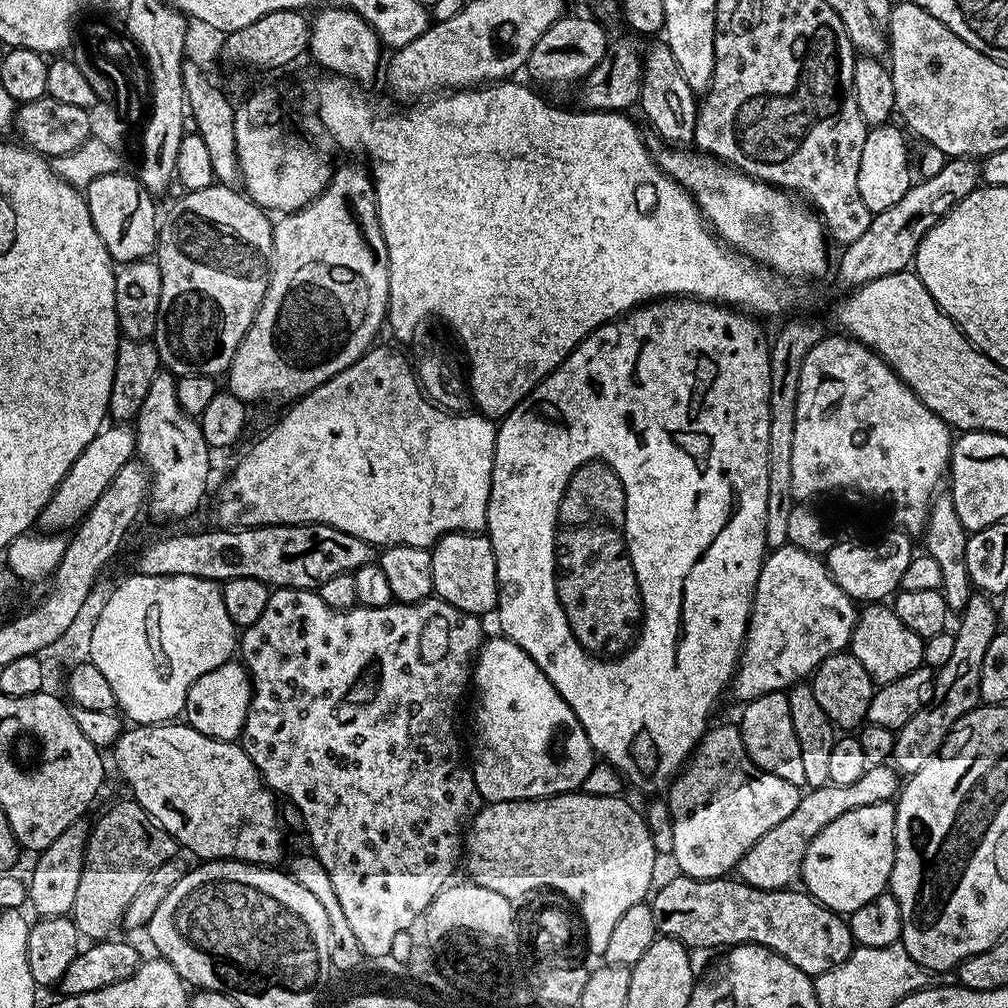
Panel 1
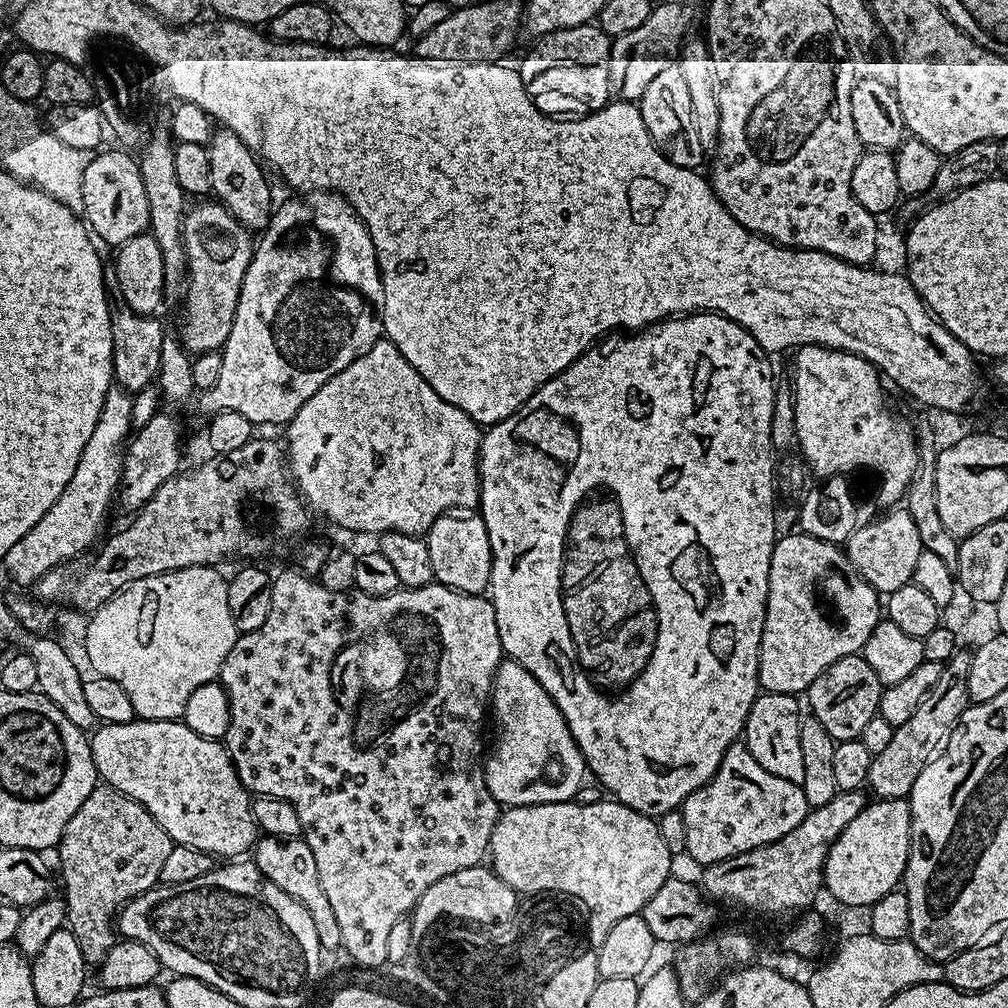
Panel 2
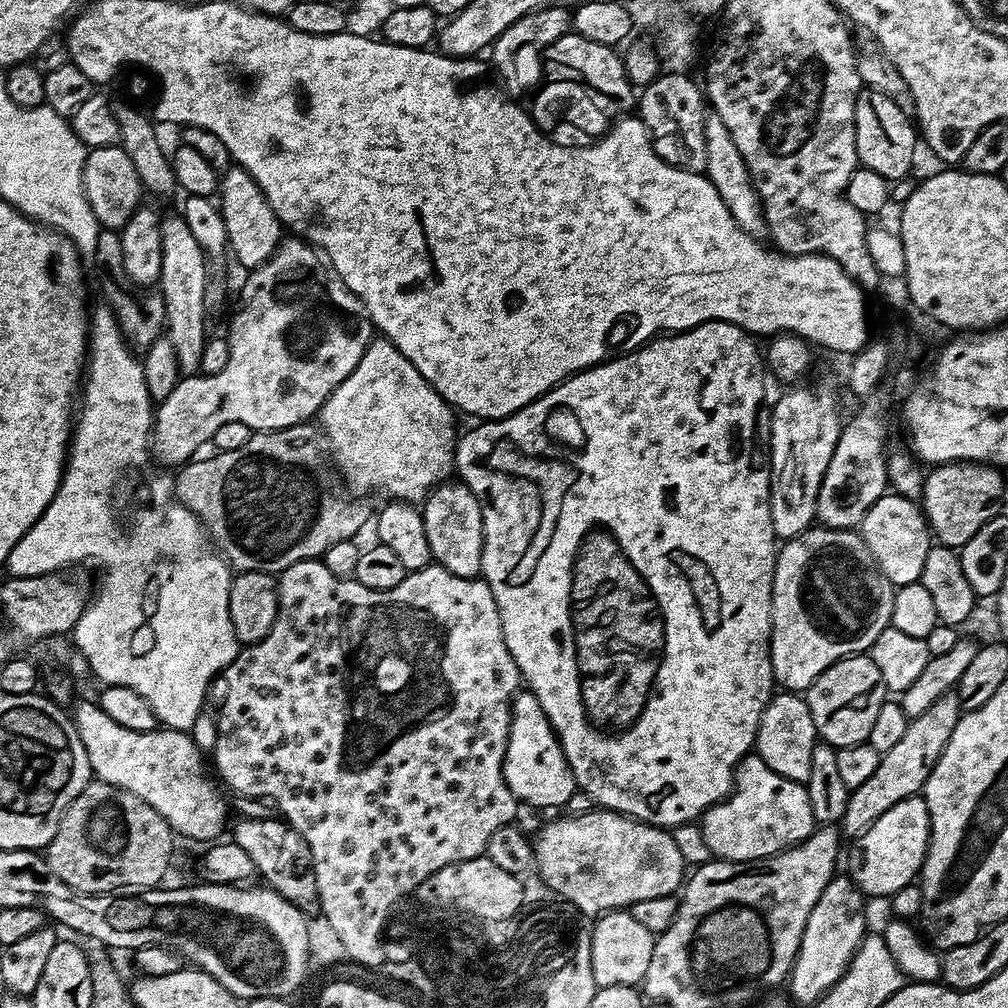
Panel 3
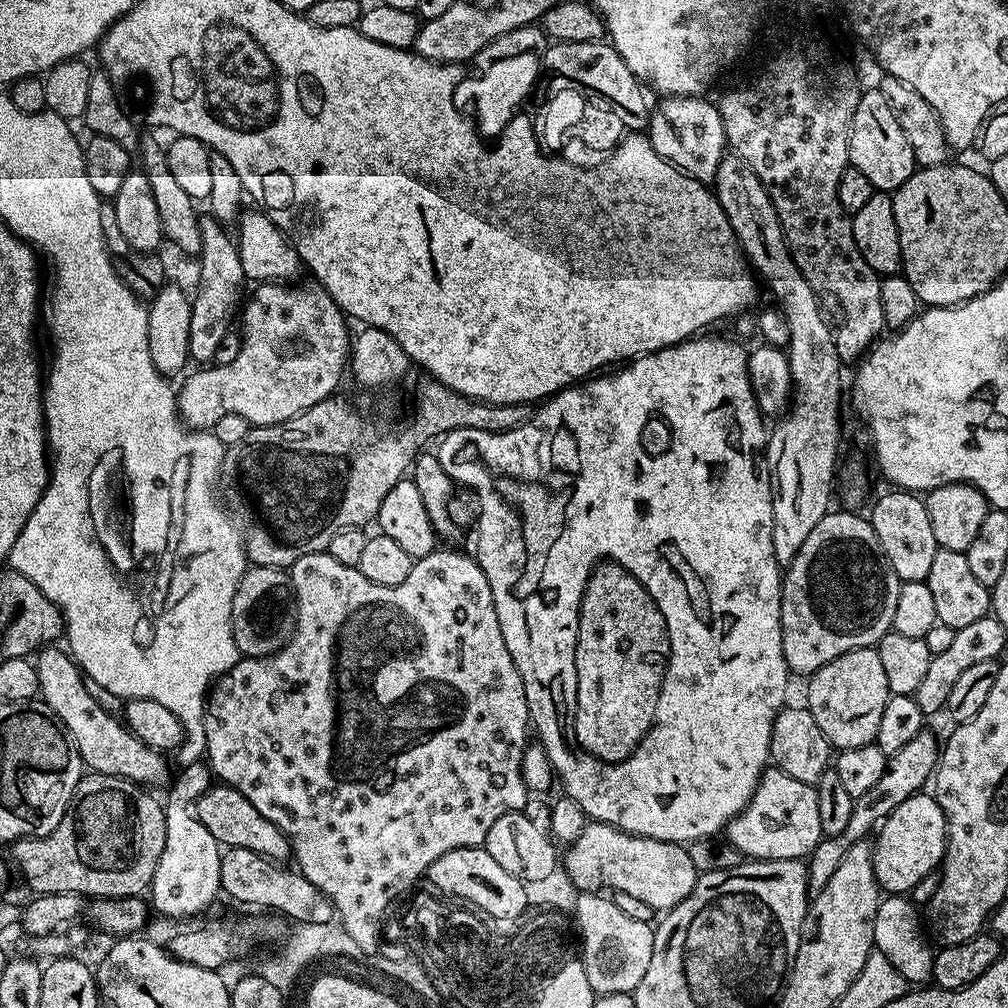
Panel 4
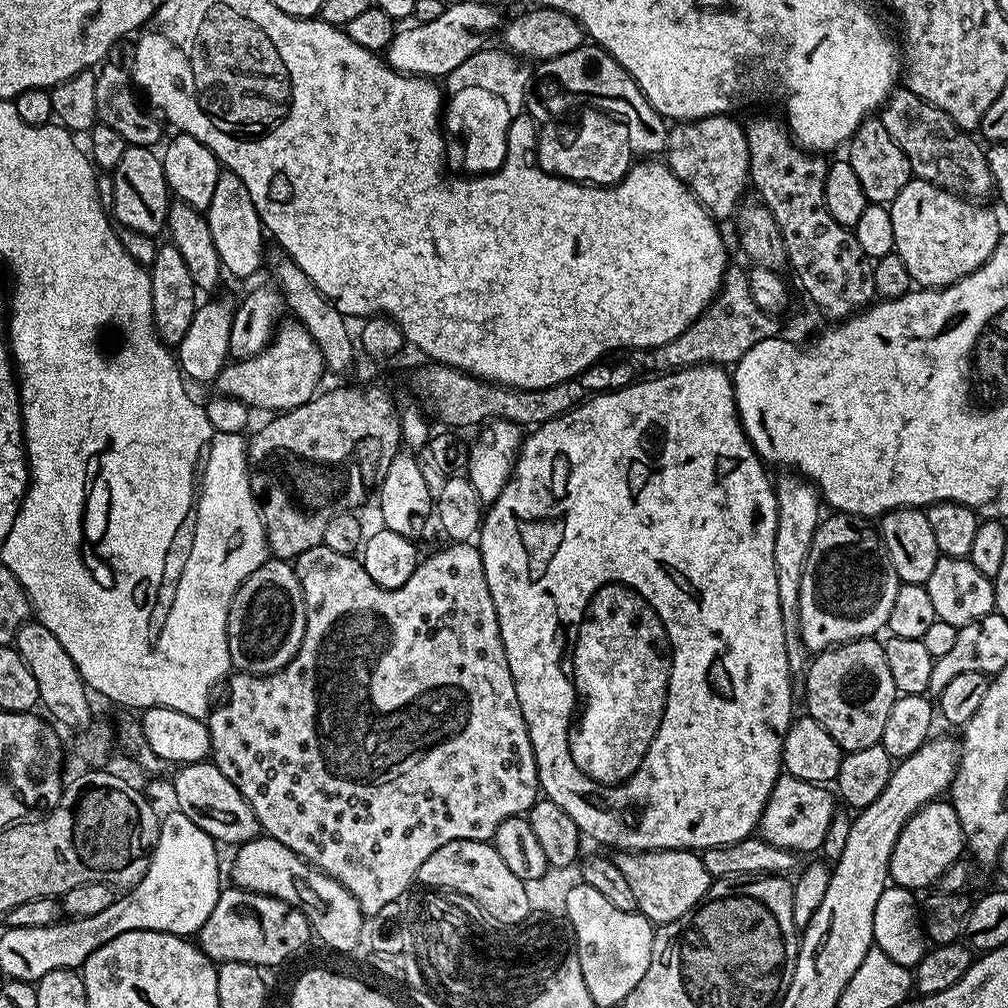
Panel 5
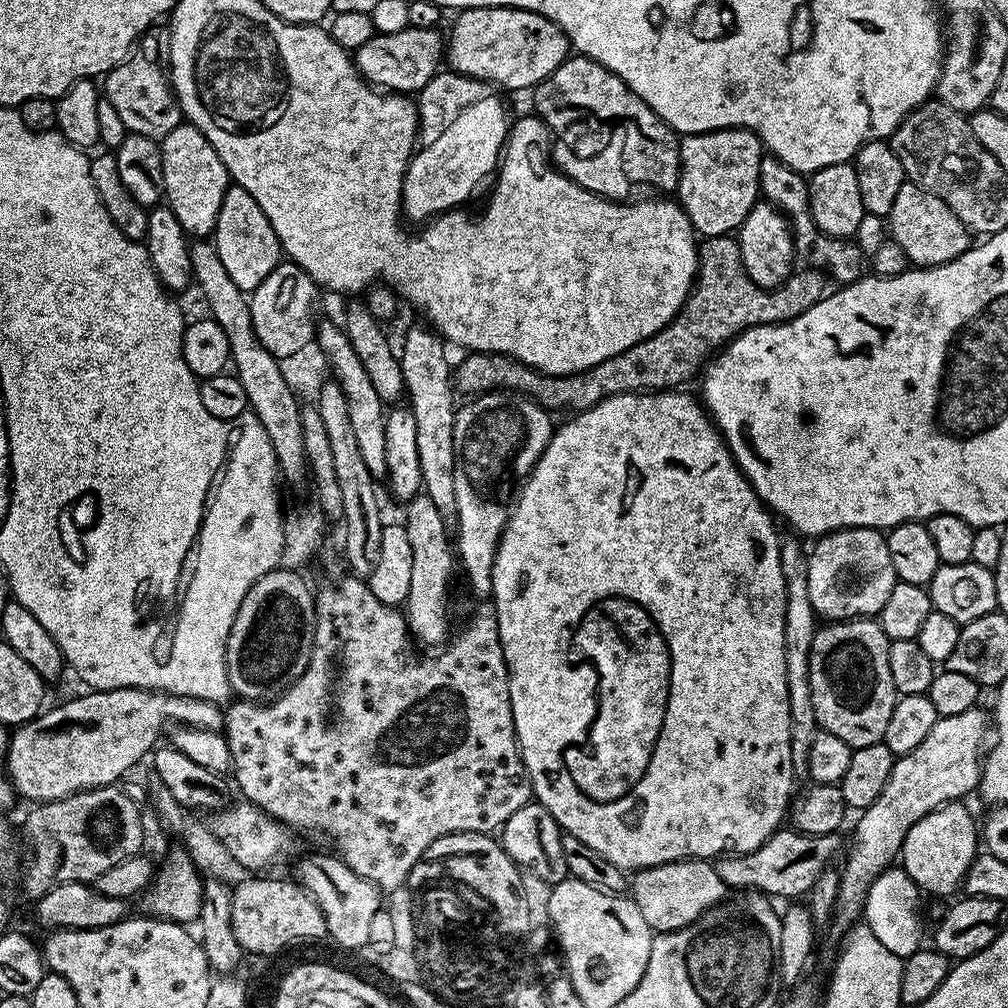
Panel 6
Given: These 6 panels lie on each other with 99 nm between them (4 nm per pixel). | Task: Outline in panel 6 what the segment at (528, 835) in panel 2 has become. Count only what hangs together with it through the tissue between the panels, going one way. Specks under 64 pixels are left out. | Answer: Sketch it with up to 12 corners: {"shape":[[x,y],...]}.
{"shape":[[708,860],[639,869],[630,895],[653,933],[725,899]]}

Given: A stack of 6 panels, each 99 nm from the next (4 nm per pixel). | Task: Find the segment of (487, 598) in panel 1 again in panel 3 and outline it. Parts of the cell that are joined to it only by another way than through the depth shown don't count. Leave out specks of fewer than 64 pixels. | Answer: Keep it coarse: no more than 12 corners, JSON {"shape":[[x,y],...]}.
{"shape":[[463,482],[423,501],[433,561],[481,575],[482,510]]}

